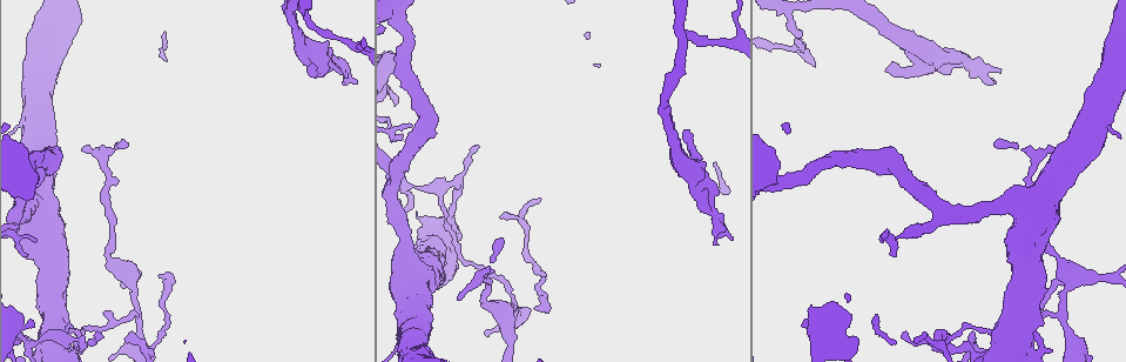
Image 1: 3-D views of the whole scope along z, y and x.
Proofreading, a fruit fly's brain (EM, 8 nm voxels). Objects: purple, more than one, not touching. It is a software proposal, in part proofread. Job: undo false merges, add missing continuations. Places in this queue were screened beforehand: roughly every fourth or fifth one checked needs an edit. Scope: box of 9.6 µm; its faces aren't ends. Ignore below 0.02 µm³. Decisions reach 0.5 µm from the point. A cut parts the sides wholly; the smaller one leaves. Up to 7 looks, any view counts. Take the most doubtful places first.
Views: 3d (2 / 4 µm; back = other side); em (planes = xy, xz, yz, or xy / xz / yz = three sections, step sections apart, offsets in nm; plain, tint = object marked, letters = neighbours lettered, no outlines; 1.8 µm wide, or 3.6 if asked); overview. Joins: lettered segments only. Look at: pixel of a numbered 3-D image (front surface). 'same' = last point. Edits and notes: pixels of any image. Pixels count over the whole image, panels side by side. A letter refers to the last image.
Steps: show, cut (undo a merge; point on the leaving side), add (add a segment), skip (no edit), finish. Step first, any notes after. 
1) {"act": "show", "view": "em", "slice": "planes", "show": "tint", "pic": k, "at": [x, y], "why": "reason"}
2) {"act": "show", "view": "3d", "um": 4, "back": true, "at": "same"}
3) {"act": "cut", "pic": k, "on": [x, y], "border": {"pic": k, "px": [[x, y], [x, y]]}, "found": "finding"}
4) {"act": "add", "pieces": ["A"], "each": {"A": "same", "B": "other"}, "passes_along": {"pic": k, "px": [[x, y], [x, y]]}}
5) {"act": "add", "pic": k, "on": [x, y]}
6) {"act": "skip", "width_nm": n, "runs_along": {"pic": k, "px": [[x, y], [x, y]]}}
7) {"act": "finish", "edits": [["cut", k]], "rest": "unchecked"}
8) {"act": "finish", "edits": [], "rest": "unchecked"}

{"act": "show", "view": "3d", "um": 2, "pic": 1, "at": [887, 69], "why": "free end"}

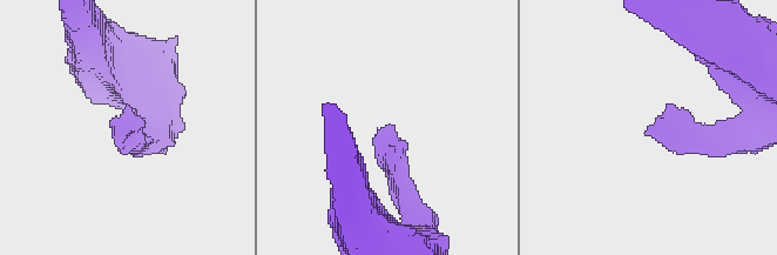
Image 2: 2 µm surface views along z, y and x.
{"act": "show", "view": "em", "slice": "planes", "show": "tint", "pic": 2, "at": [128, 137], "why": "shape alone is not enough"}

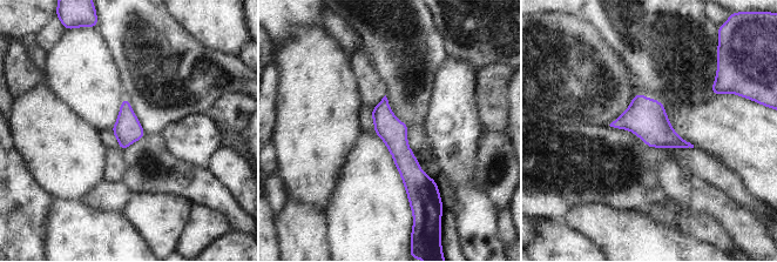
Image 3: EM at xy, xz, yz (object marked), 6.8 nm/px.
{"act": "show", "view": "em", "slice": "planes", "show": "letters", "at": "same", "why": "what lies round it"}

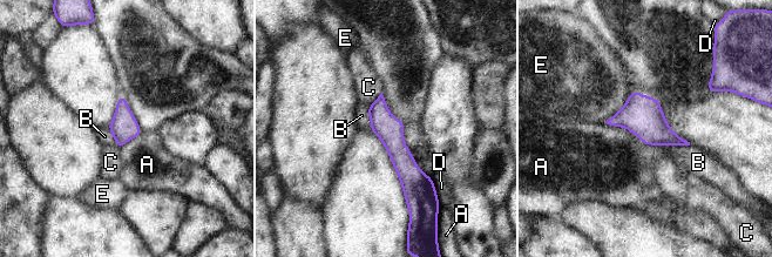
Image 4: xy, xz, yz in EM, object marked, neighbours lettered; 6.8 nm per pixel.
{"act": "skip", "width_nm": 180, "each": {"A": "other", "B": "other", "C": "other", "D": "other", "E": "other"}, "found": "none of them fits"}

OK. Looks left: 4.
{"act": "show", "view": "3d", "um": 2, "pic": 1, "at": [501, 218], "why": "tapers out"}

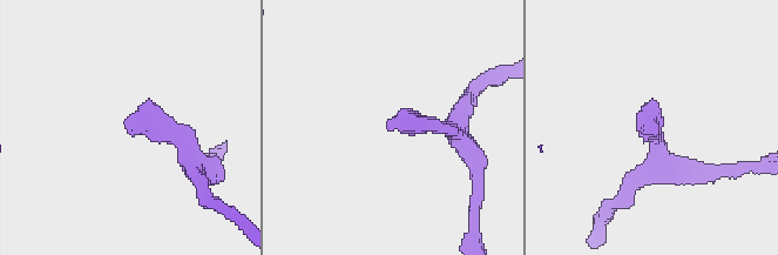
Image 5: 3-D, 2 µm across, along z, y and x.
{"act": "show", "view": "em", "slice": "xy", "step": 8, "show": "letters", "pic": 5, "at": [658, 121]}

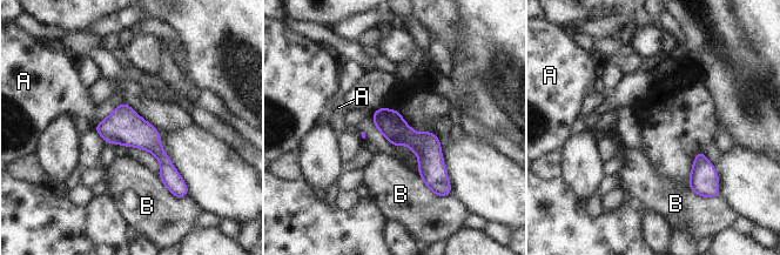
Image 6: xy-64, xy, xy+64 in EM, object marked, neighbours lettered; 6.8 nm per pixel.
{"act": "show", "view": "em", "slice": "planes", "show": "letters", "at": "same", "why": "another direction"}

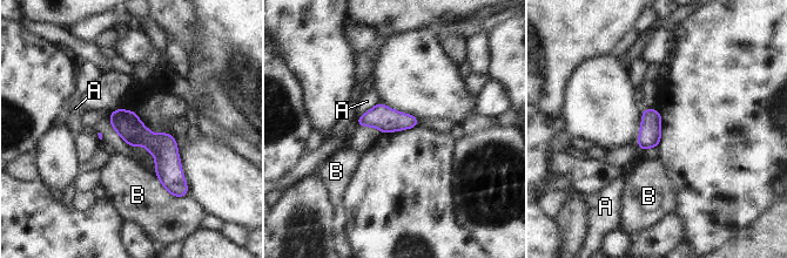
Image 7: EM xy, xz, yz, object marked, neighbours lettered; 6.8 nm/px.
{"act": "skip", "width_nm": 150, "each": {"A": "other", "B": "other"}, "found": "no lettered segment goes on from it"}

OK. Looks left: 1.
{"act": "finish", "edits": [], "rest": "unchecked"}

